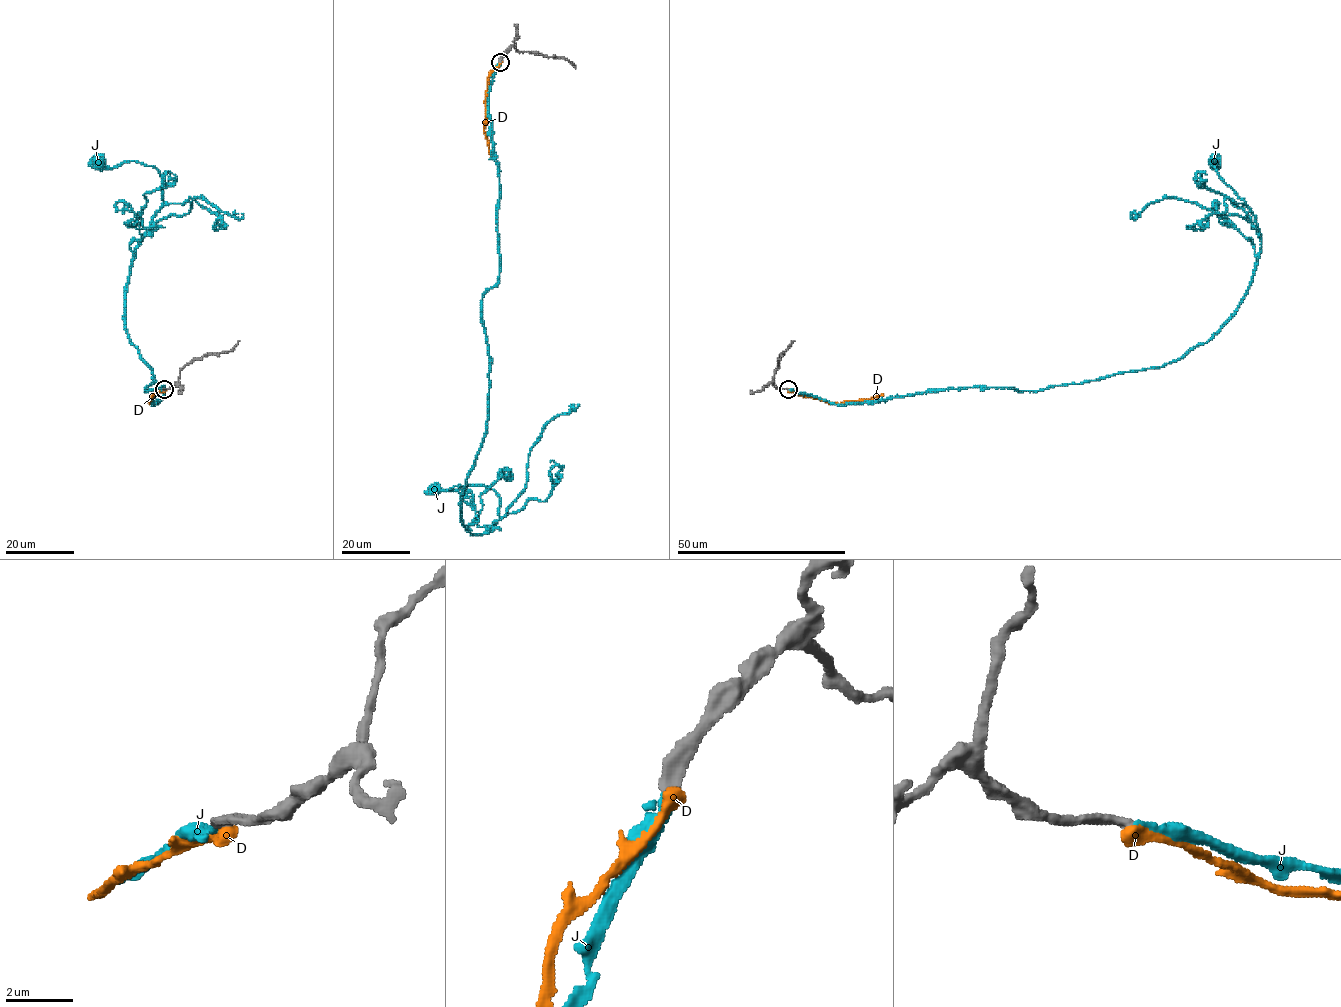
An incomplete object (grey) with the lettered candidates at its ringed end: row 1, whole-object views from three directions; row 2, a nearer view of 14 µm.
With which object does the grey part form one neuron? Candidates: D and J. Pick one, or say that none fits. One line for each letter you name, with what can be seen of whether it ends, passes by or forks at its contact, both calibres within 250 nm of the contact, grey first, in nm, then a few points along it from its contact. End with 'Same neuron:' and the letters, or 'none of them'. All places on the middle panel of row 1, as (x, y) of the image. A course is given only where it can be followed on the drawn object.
J: it ends; calibres 360 and 300 nm; course (500, 62), (499, 275), (481, 300), (486, 433), (461, 522), (472, 534), (499, 518), (490, 488), (433, 489)
Same neuron: J

